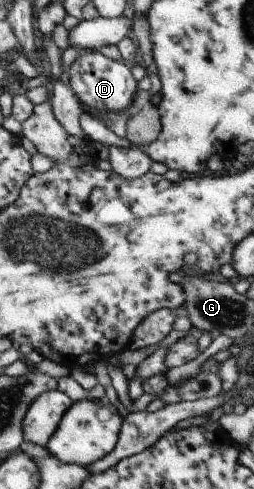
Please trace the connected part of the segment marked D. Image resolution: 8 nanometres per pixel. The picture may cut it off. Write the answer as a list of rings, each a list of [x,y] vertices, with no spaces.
[[[87,50],[71,65],[69,85],[78,97],[80,105],[90,110],[103,112],[119,112],[131,105],[135,94],[141,90],[138,81],[131,73],[131,64],[105,57],[99,51]]]

